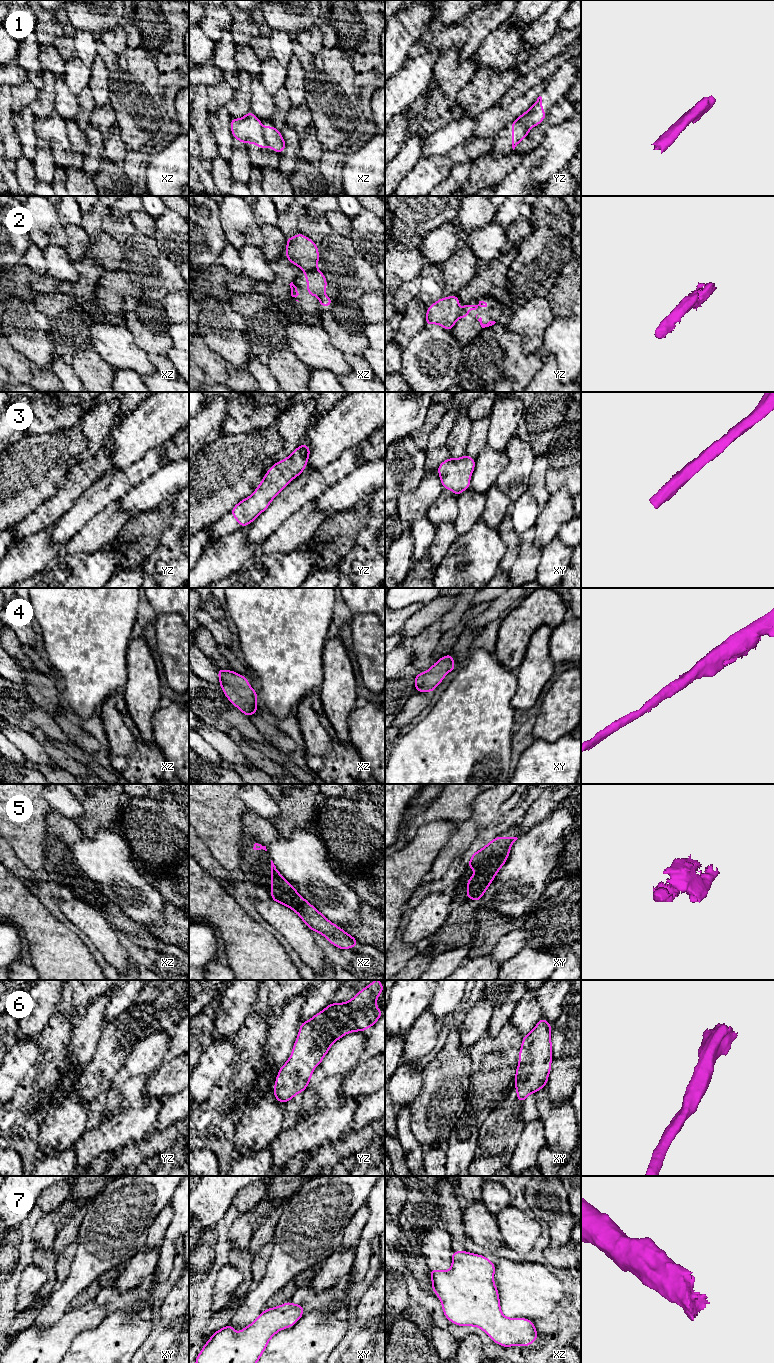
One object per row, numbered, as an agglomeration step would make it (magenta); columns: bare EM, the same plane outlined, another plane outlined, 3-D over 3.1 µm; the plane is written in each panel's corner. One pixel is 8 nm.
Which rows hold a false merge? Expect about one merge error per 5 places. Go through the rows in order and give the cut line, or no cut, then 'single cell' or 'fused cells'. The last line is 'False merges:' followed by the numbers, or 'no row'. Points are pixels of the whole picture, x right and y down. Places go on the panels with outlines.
1: cut yz (526, 111), (522, 115), (522, 120), (529, 129); fused cells
2: cut xz (316, 267), (310, 270), (303, 270); fused cells
3: cut none; single cell
4: cut none; single cell
5: cut none; single cell
6: cut none; single cell
7: cut none; single cell
False merges: 1, 2

